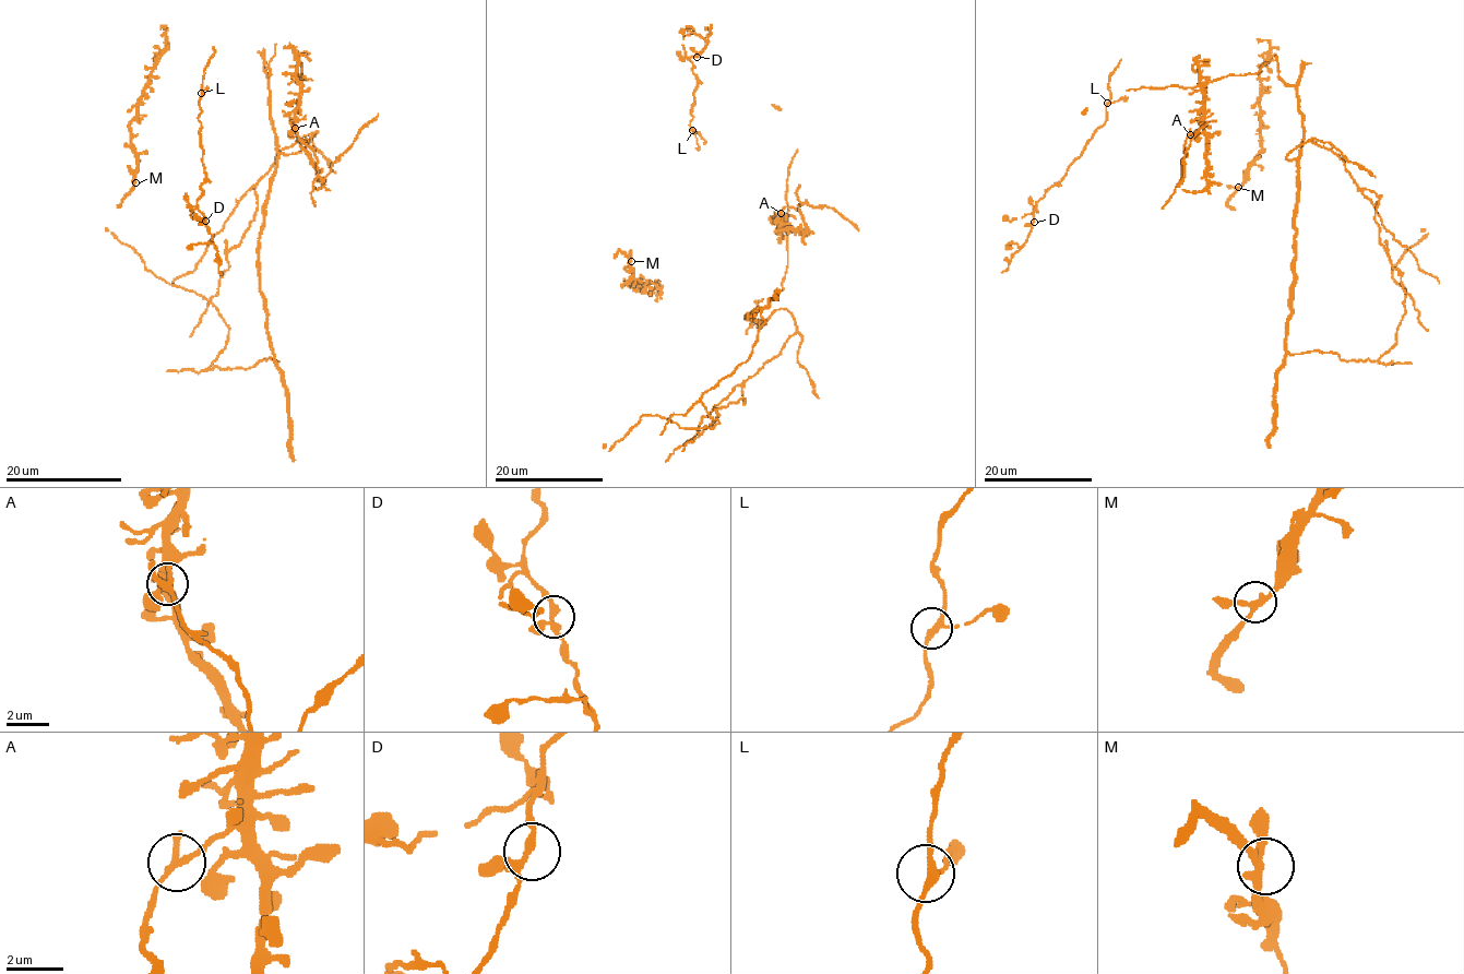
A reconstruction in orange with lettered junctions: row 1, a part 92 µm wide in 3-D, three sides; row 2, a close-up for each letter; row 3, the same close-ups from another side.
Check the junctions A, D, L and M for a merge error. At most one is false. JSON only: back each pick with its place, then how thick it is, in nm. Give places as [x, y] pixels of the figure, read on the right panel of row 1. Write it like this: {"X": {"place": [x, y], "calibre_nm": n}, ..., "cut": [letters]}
{"A": {"place": [1190, 134], "calibre_nm": 200}, "cut": ["A"]}

